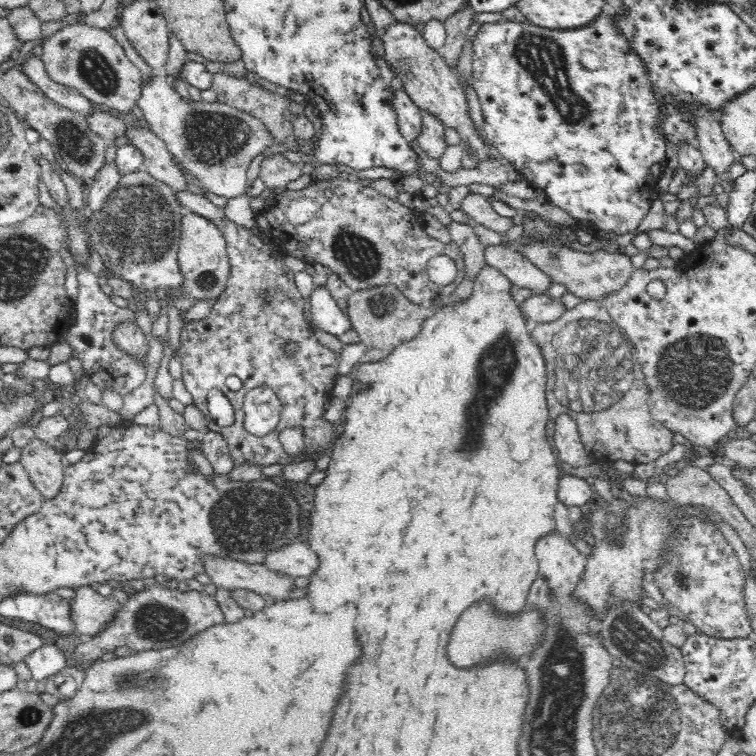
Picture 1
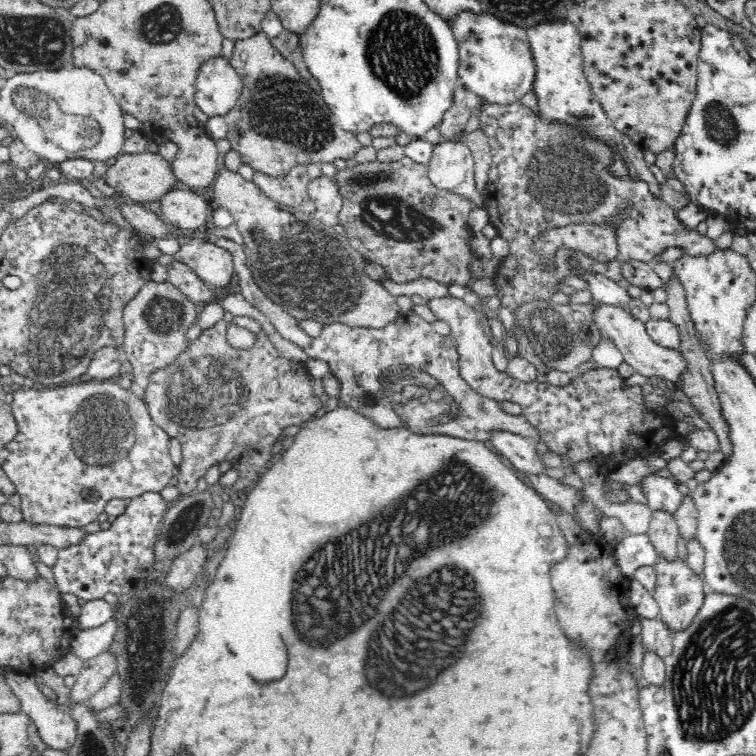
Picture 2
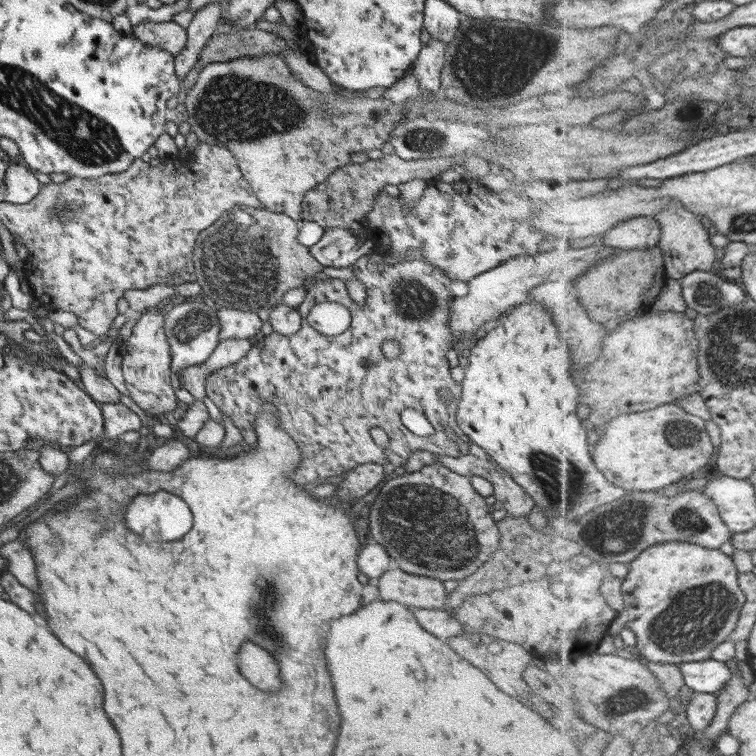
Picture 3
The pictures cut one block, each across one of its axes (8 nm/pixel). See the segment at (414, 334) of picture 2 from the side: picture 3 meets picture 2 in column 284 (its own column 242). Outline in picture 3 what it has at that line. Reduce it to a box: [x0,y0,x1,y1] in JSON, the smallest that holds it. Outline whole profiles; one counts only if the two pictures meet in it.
[218,308,263,342]

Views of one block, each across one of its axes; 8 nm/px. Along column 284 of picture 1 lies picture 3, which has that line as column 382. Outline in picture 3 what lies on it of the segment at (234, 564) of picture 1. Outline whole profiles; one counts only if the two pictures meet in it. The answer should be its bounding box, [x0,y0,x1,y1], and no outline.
[377,569,449,609]

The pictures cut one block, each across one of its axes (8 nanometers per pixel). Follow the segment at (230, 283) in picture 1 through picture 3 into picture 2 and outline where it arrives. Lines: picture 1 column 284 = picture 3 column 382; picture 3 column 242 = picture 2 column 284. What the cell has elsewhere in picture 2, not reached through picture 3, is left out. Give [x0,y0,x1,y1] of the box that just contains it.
[143,316,322,499]

